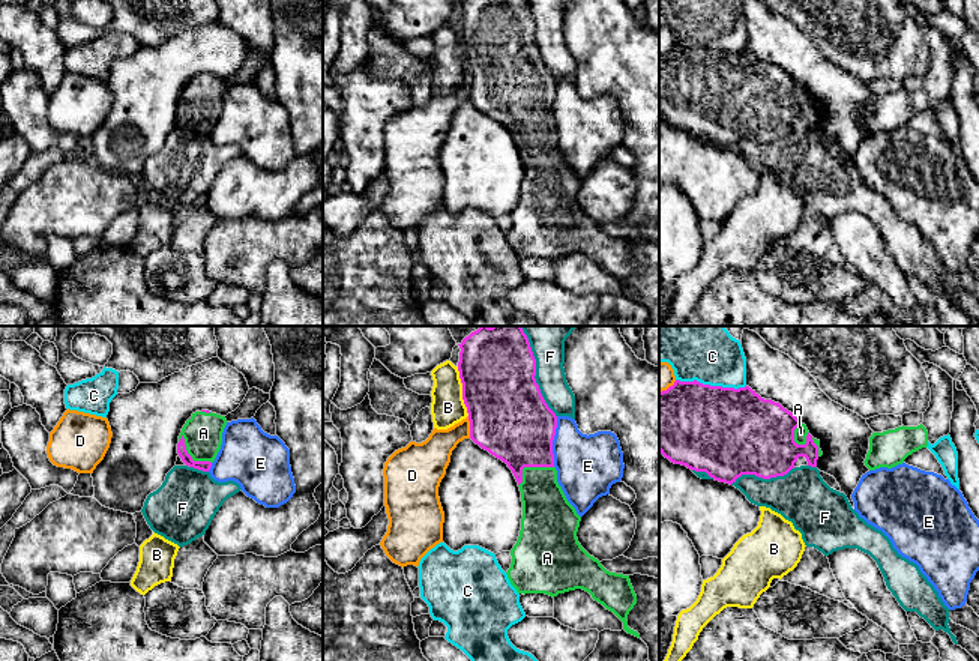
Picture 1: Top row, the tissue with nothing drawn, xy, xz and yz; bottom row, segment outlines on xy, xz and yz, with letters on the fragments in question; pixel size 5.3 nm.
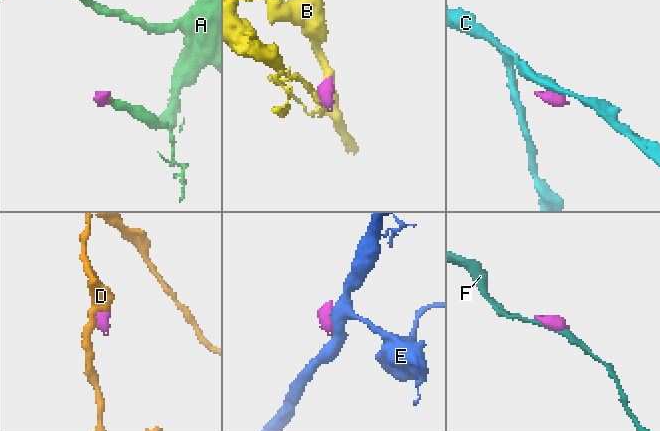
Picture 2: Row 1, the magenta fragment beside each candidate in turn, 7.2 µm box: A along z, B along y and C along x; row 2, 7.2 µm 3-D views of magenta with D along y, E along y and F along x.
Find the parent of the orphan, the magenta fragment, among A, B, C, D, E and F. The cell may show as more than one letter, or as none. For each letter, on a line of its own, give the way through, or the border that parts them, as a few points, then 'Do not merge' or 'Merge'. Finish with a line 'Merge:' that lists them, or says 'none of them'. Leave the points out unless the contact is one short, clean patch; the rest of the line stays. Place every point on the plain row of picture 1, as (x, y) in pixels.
A: Path across: xy (186, 122), (191, 120), (203, 96). Merge
B: Do not merge
C: Do not merge
D: Do not merge
E: Do not merge
F: Do not merge
Merge: A

